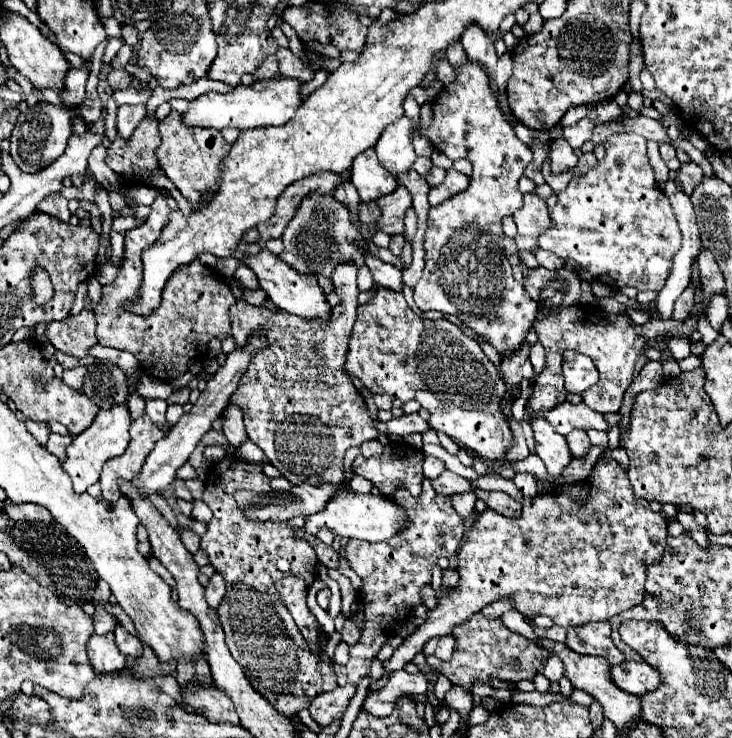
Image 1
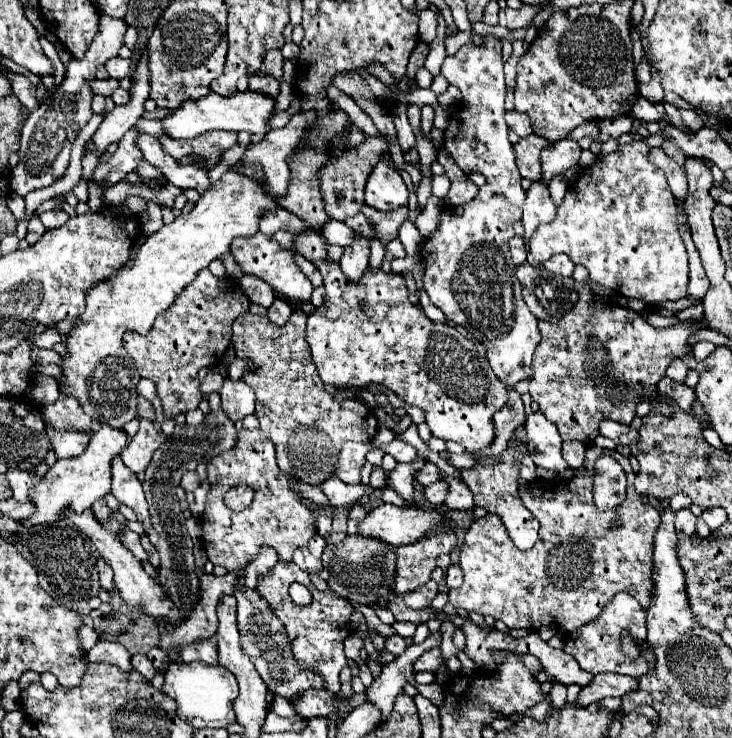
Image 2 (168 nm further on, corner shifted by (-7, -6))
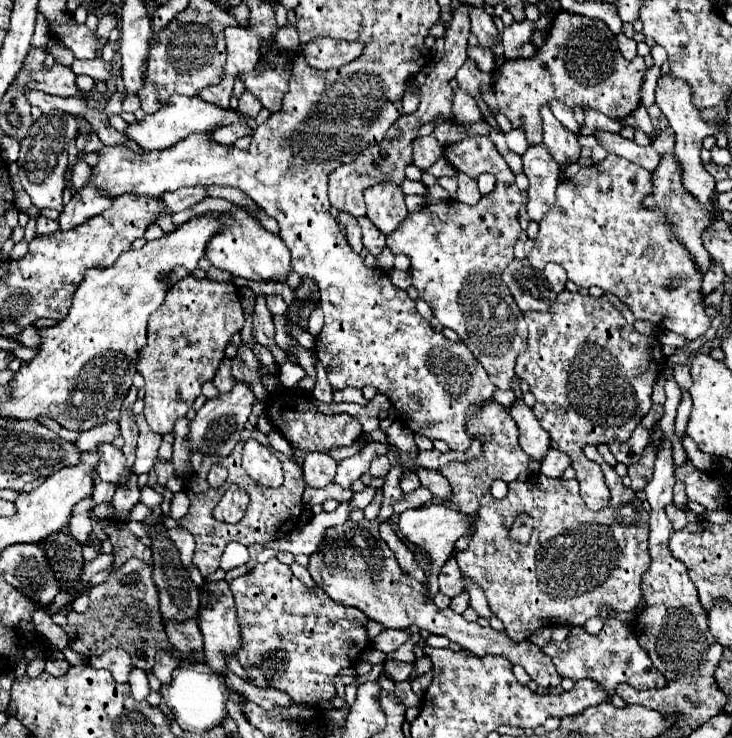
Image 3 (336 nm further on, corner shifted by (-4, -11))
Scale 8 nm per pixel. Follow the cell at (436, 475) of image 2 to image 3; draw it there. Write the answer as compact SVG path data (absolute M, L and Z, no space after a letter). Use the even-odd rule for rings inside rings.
M406 472L402 478L400 478L400 488L402 488L402 492L412 492L412 490L416 490L420 486L420 480L418 480L418 476L414 474L414 472Z

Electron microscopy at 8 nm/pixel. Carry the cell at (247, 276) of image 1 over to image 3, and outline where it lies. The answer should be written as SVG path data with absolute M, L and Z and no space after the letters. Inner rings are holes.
M278 294L266 296L266 302L268 302L268 308L272 314L284 314L286 312L286 302L282 296L278 296Z

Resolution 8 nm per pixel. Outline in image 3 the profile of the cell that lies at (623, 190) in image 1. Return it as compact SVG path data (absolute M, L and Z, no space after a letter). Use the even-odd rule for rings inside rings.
M608 154L606 160L598 164L584 164L576 176L558 184L556 202L540 220L540 232L528 260L538 270L542 270L548 262L556 262L566 270L568 280L572 280L578 288L598 286L620 298L632 310L636 320L646 320L658 328L676 332L686 340L696 340L710 328L712 322L704 306L702 276L690 252L674 236L664 212L644 206L644 198L650 190L652 174L620 156Z

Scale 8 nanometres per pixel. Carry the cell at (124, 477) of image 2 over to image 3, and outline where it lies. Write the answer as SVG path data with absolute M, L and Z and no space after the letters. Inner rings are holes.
M98 444L98 462L96 462L96 472L100 474L100 480L106 482L118 482L120 486L126 484L128 476L124 476L124 454L122 450L118 450L114 444Z

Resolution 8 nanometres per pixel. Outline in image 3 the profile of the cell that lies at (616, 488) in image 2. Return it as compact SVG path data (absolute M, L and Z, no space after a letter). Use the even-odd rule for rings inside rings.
M564 290L558 294L548 312L526 312L524 320L528 324L528 350L516 358L516 376L526 380L536 398L532 412L550 434L550 446L564 452L572 460L572 468L576 470L576 478L580 482L582 500L590 508L600 510L608 506L608 488L602 480L600 468L590 464L590 460L584 456L584 446L610 444L612 440L624 442L630 438L632 430L642 422L652 406L652 386L666 364L662 346L656 336L636 332L634 326L628 324L604 296L580 296Z

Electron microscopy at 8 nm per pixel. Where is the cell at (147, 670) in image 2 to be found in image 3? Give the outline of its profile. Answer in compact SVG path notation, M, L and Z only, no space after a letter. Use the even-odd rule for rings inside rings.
M138 668L130 672L130 690L132 690L132 696L136 702L142 702L146 700L146 696L150 694L150 686L148 686L148 678L144 672L140 672Z

